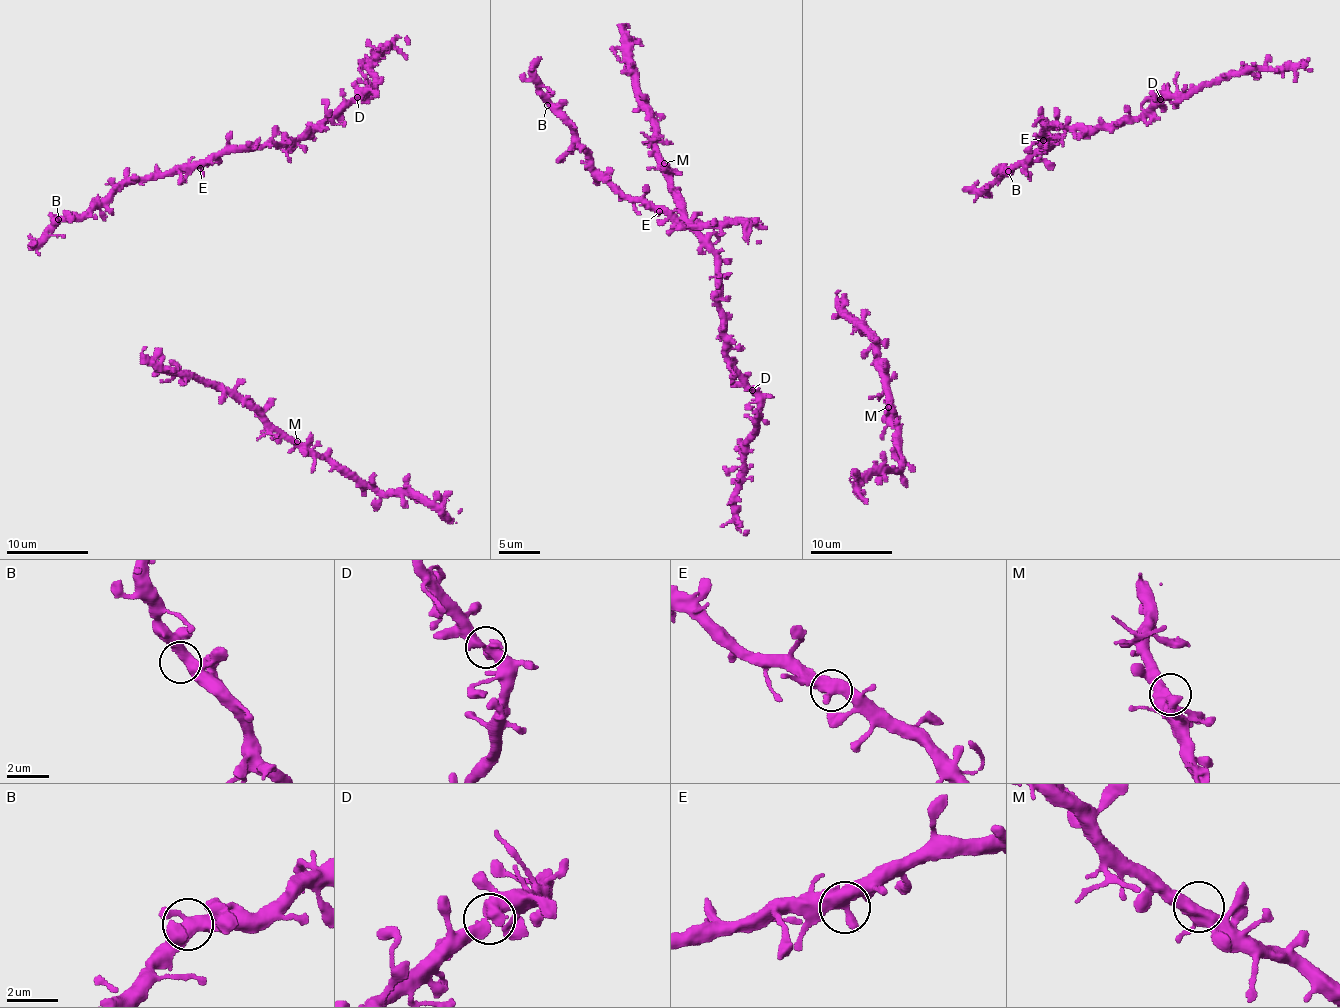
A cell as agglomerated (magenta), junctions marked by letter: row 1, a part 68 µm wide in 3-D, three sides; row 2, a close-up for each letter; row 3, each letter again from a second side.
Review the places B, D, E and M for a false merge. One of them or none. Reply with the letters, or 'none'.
none

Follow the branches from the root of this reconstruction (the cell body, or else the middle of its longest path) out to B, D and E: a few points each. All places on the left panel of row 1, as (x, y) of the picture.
B: (45, 237), (58, 219)
D: (45, 237), (62, 221), (99, 206), (125, 182), (205, 164), (238, 149), (312, 136), (358, 96)
E: (45, 237), (62, 221), (71, 220), (99, 206), (125, 182), (153, 180), (169, 172), (200, 168)

